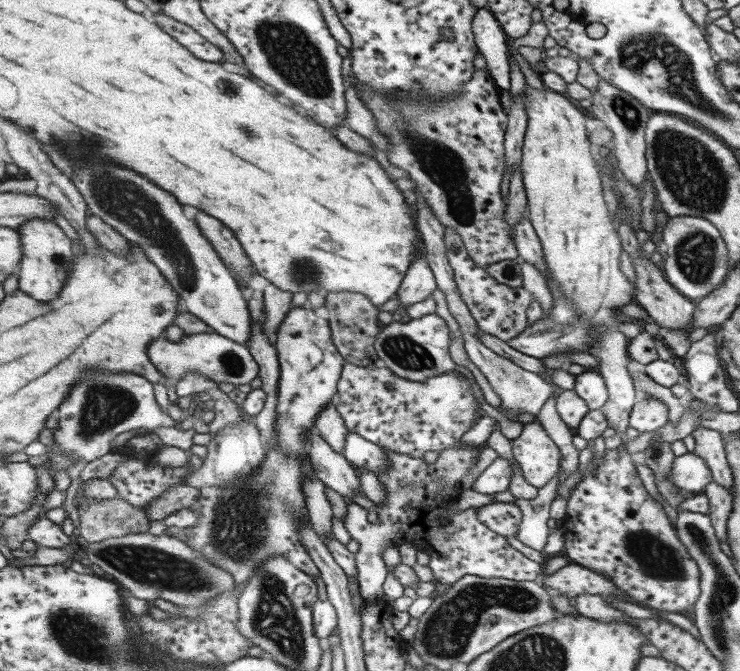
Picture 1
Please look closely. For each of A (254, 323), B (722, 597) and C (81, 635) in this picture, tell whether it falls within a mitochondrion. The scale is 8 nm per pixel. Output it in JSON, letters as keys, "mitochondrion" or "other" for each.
{"A":"other","B":"mitochondrion","C":"mitochondrion"}

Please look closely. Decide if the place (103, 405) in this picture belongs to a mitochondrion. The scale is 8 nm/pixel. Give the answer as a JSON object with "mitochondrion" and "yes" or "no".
{"mitochondrion":"yes"}

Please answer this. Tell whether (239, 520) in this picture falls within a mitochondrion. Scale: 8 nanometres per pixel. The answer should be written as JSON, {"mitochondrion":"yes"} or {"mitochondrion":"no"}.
{"mitochondrion":"yes"}

